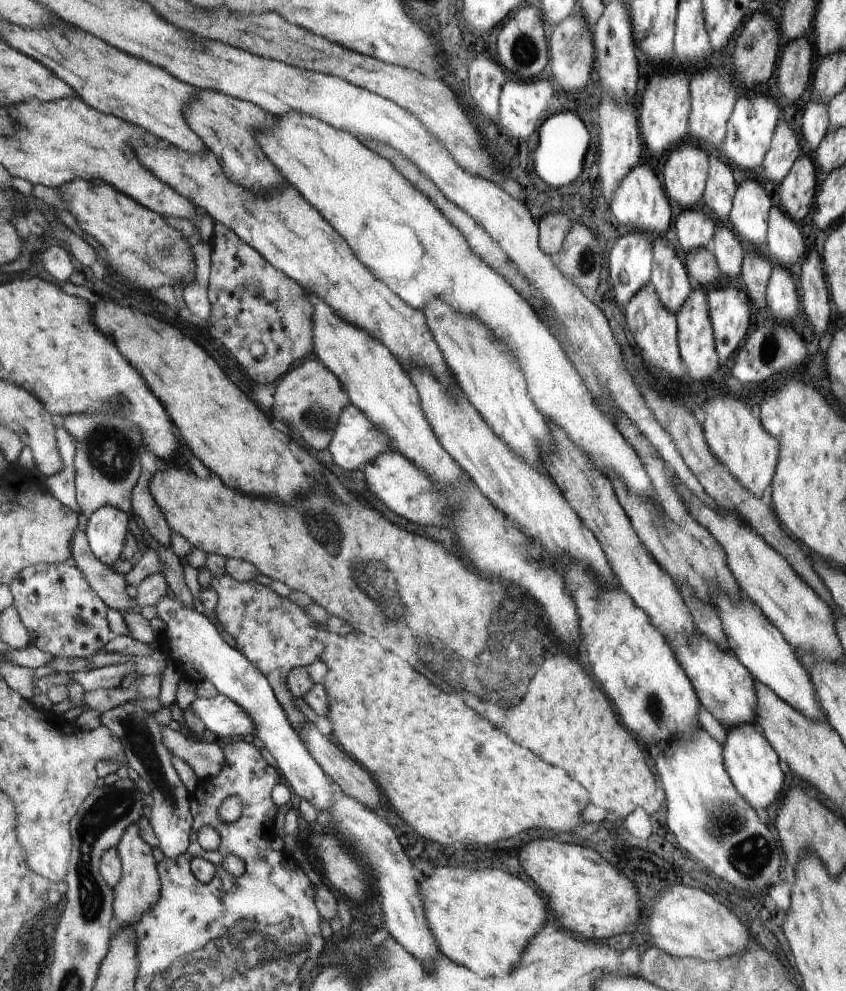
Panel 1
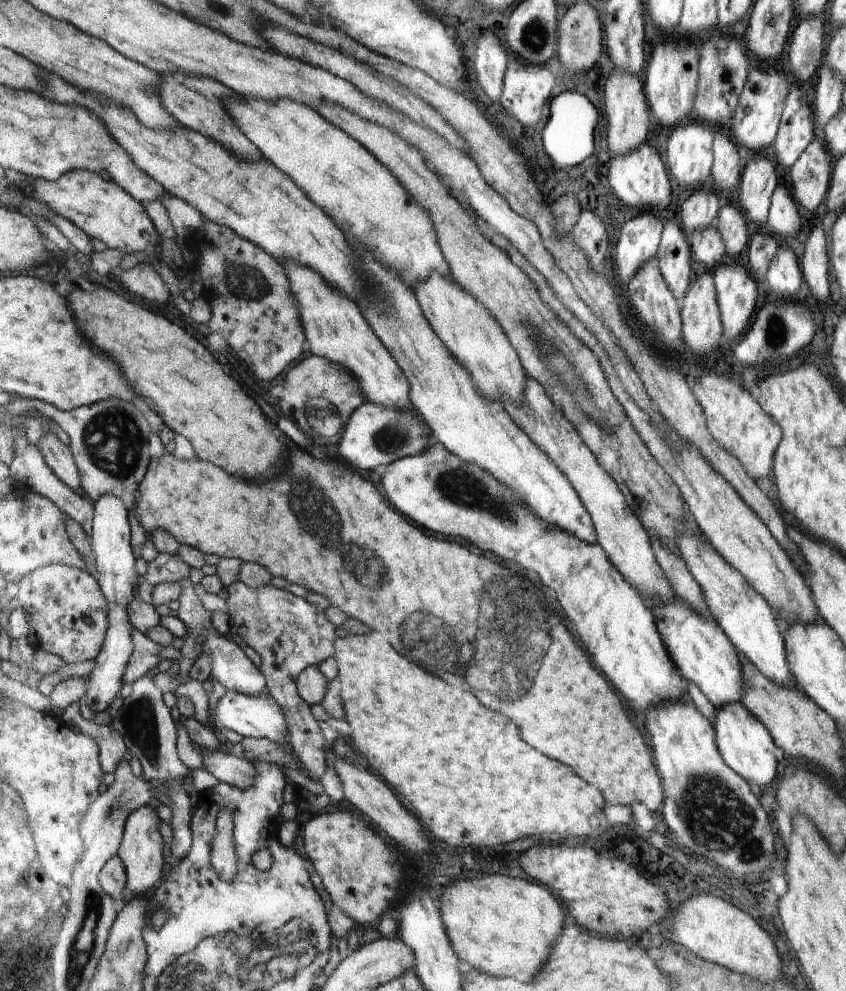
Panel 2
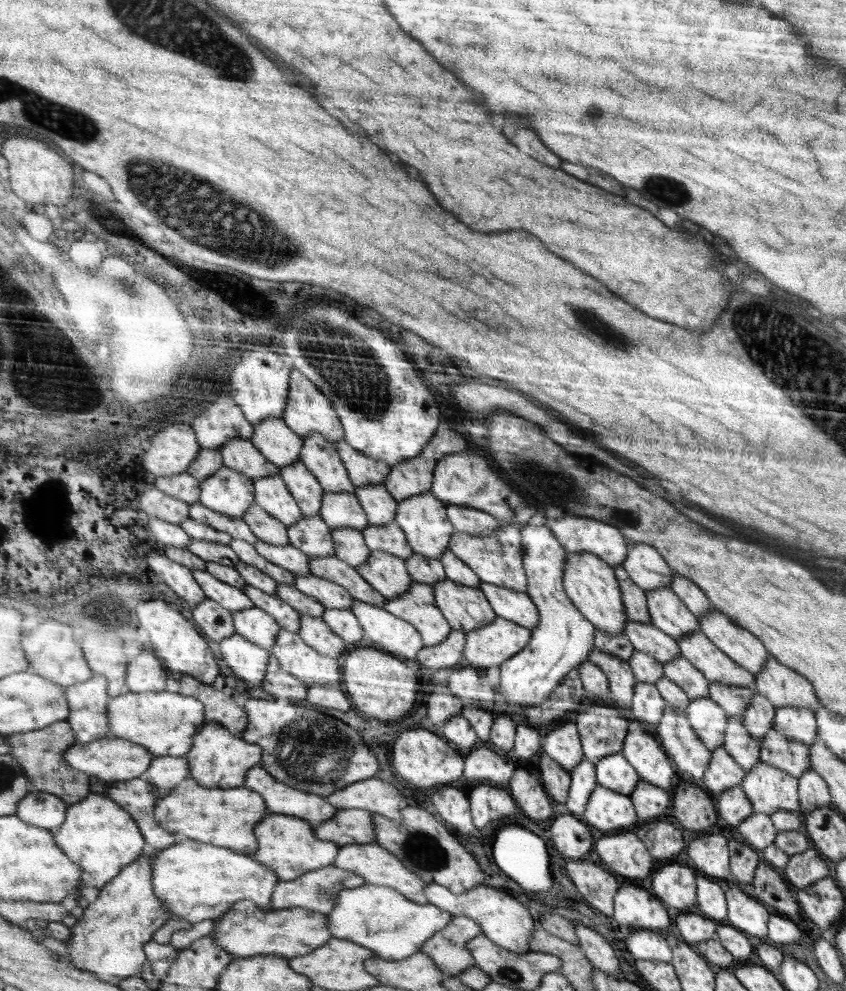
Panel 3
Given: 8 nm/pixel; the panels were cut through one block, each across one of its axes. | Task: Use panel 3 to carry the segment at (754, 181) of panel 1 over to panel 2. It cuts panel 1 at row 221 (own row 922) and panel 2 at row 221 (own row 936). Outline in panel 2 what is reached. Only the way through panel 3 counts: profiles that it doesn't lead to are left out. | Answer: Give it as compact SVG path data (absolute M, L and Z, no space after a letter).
M752 154L747 162L740 182L738 205L747 216L751 231L764 226L770 206L770 196L779 185L774 158L768 154Z

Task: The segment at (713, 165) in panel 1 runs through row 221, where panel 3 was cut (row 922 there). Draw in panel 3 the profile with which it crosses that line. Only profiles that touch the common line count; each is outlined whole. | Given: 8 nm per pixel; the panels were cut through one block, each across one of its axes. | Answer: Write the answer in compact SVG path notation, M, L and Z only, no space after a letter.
M698 878L698 906L702 916L710 917L717 924L727 924L727 900L725 892L711 878Z

